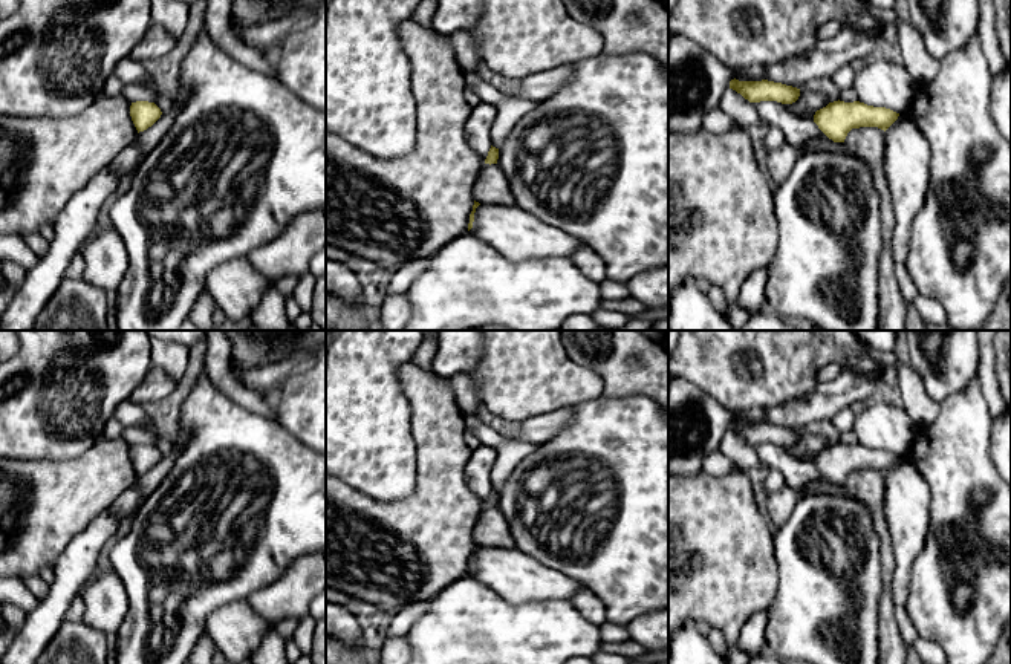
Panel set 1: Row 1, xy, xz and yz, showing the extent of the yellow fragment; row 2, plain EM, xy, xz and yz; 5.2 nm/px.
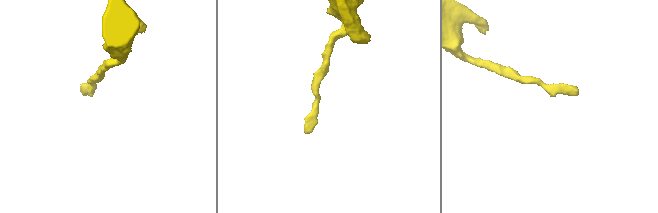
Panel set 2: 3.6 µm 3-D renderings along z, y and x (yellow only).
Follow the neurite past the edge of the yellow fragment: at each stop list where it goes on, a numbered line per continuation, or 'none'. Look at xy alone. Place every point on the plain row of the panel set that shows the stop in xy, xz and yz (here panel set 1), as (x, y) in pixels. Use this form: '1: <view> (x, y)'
none

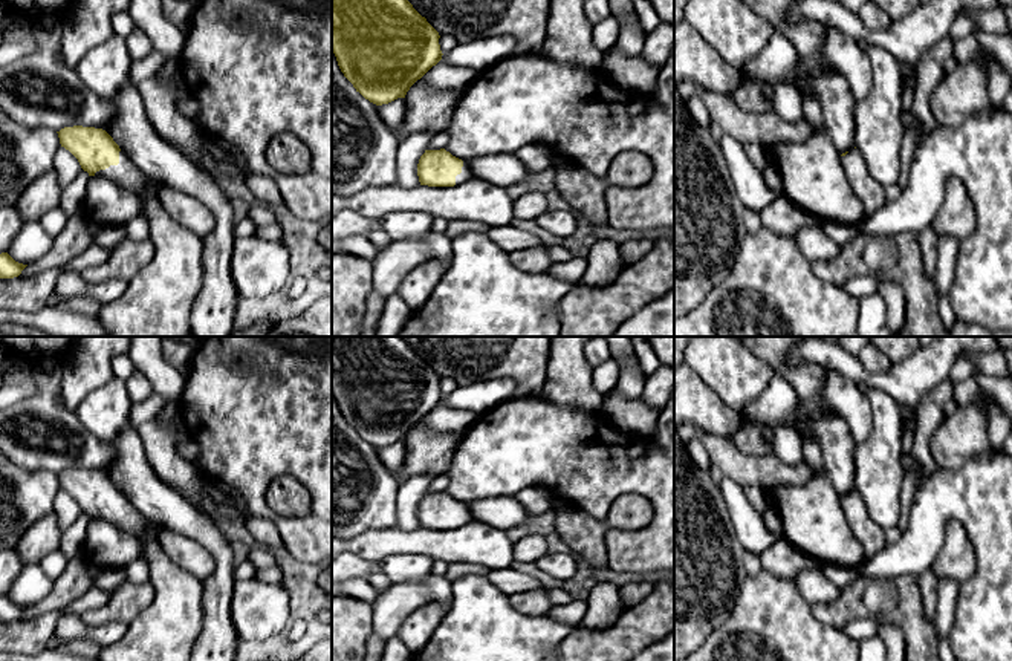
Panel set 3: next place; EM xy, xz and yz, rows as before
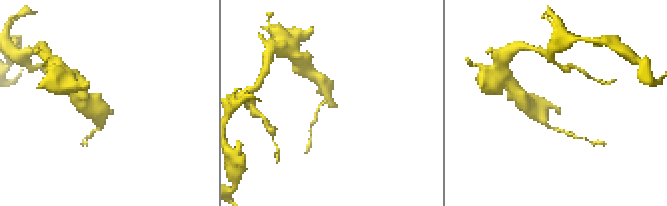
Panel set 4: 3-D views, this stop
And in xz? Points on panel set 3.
1: xz (467, 516)

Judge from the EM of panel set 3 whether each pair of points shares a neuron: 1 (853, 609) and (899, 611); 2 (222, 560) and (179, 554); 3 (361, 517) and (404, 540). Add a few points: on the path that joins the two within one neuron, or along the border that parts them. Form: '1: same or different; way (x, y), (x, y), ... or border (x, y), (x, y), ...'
1: same; way (864, 609), (888, 609)
2: different; border (185, 536), (213, 559), (214, 568), (202, 582)
3: different; border (395, 525), (364, 530), (347, 539)

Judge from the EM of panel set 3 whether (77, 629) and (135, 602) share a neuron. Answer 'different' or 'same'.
different

